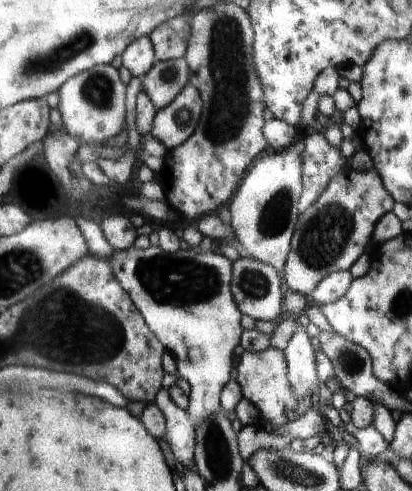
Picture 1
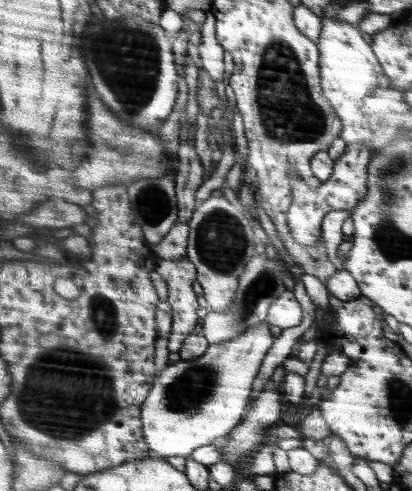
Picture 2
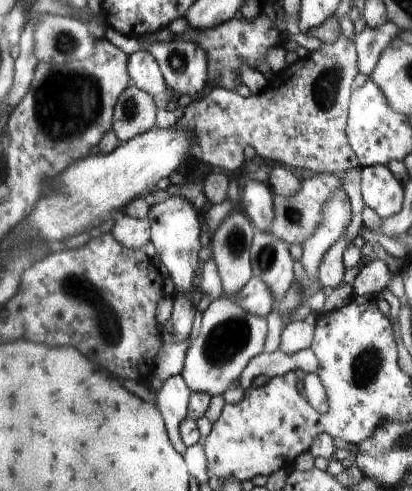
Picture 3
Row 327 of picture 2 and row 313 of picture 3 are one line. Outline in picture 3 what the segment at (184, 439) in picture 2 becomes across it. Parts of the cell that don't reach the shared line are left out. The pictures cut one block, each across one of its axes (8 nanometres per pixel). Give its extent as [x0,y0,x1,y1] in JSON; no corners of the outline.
[233,276,277,318]

